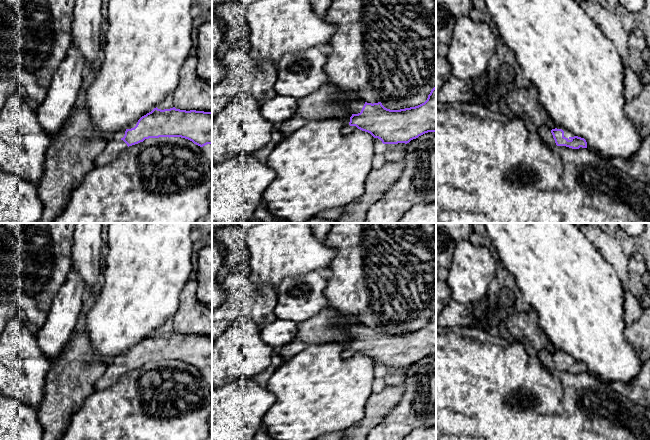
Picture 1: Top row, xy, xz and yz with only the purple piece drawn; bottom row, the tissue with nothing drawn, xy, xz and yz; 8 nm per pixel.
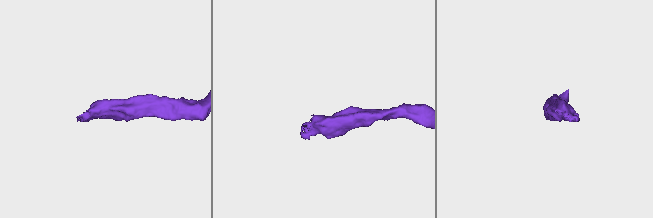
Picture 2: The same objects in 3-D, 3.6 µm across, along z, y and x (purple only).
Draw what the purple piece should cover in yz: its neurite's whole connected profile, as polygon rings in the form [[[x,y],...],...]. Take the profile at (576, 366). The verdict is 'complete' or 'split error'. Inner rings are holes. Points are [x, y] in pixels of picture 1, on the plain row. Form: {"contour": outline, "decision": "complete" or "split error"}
{"contour": [[[556,349],[552,354],[546,350],[541,350],[538,352],[537,356],[548,369],[553,371],[566,370],[572,373],[588,372],[587,366],[584,362],[575,360],[572,356],[559,349]]], "decision": "split error"}

